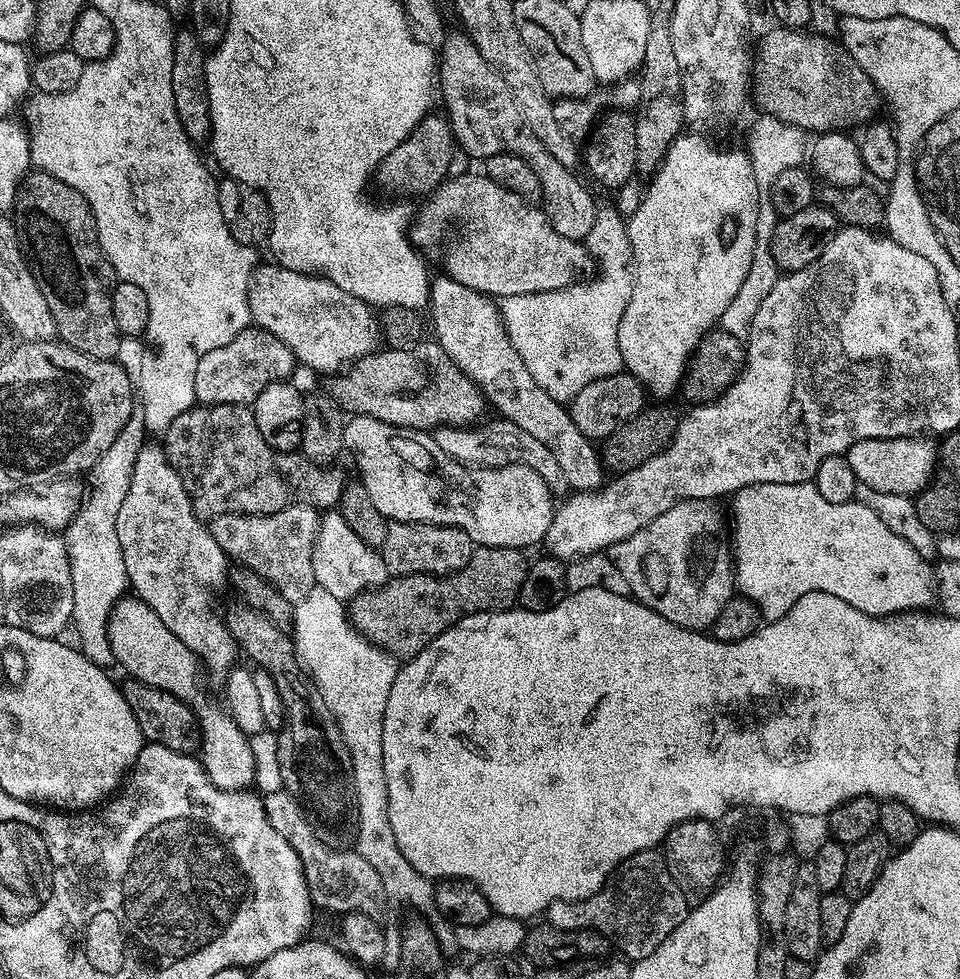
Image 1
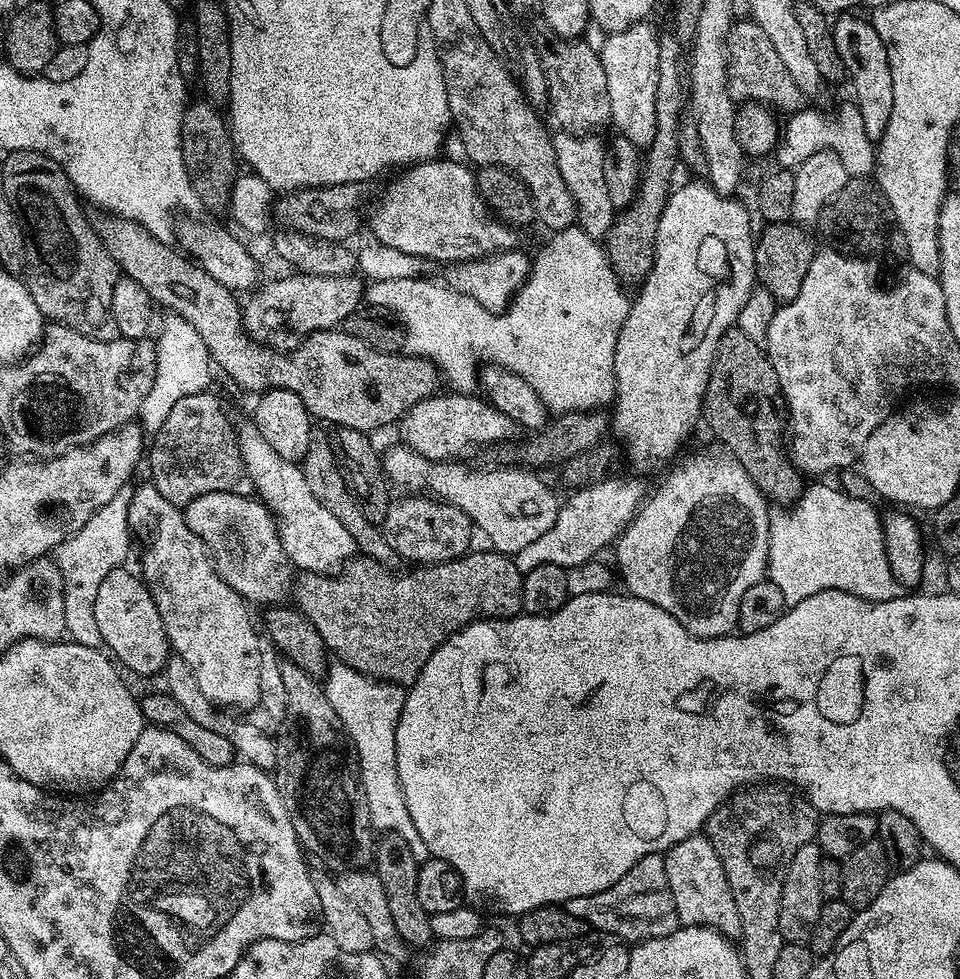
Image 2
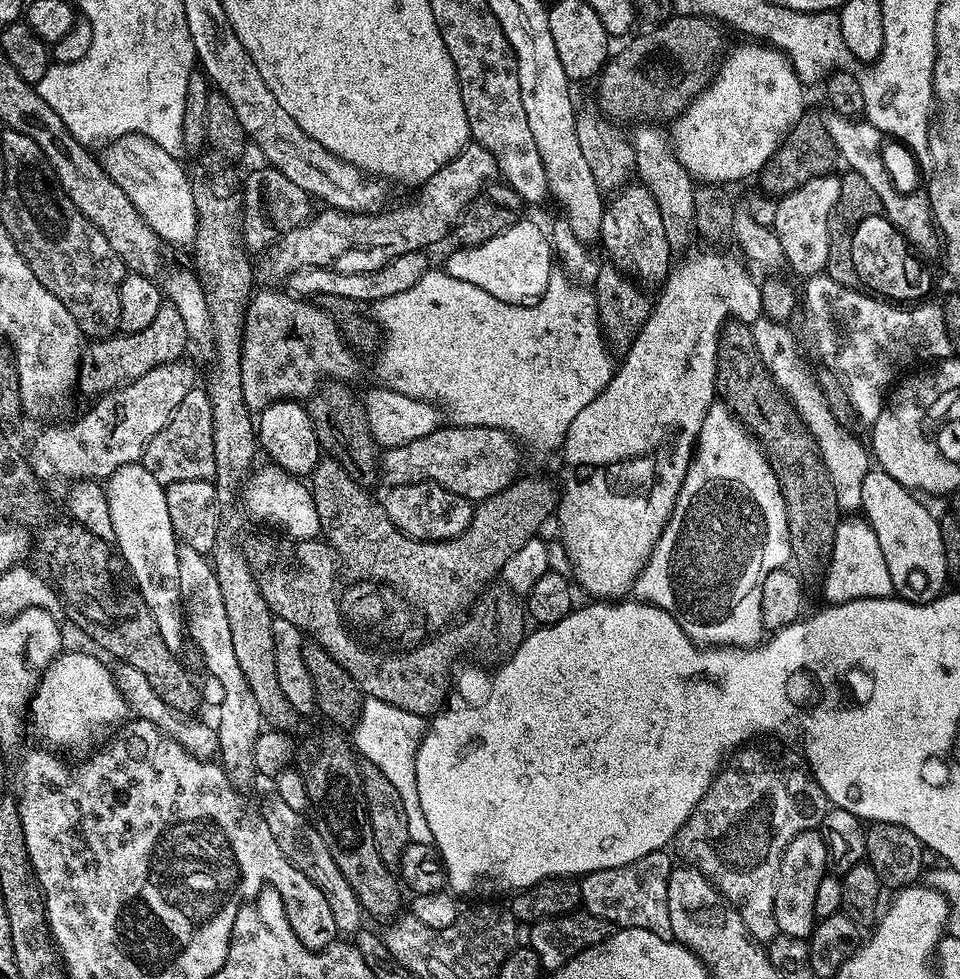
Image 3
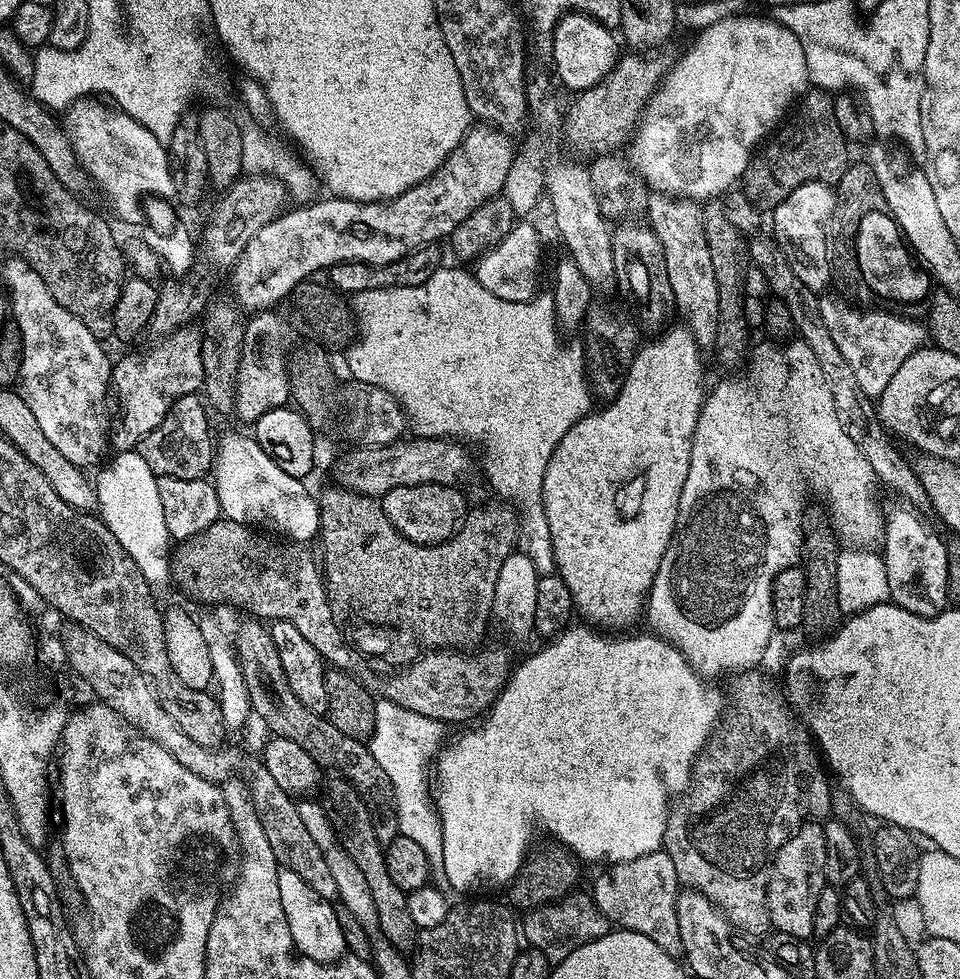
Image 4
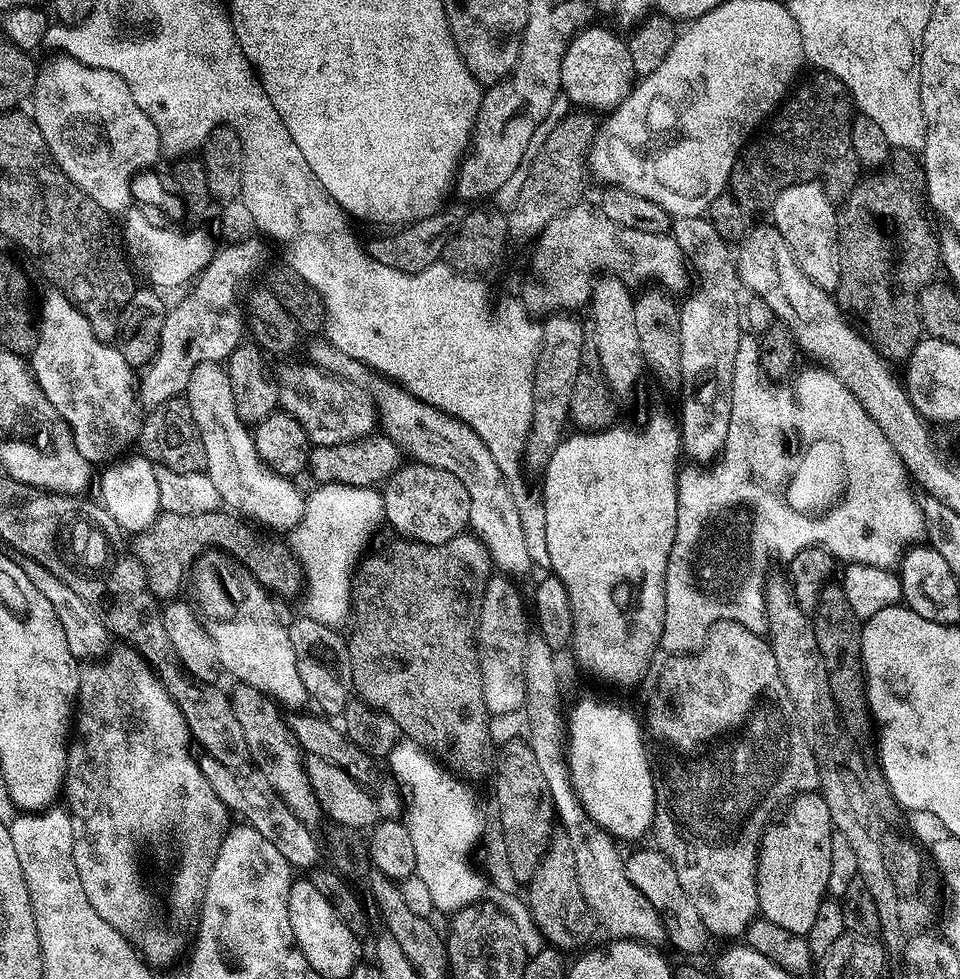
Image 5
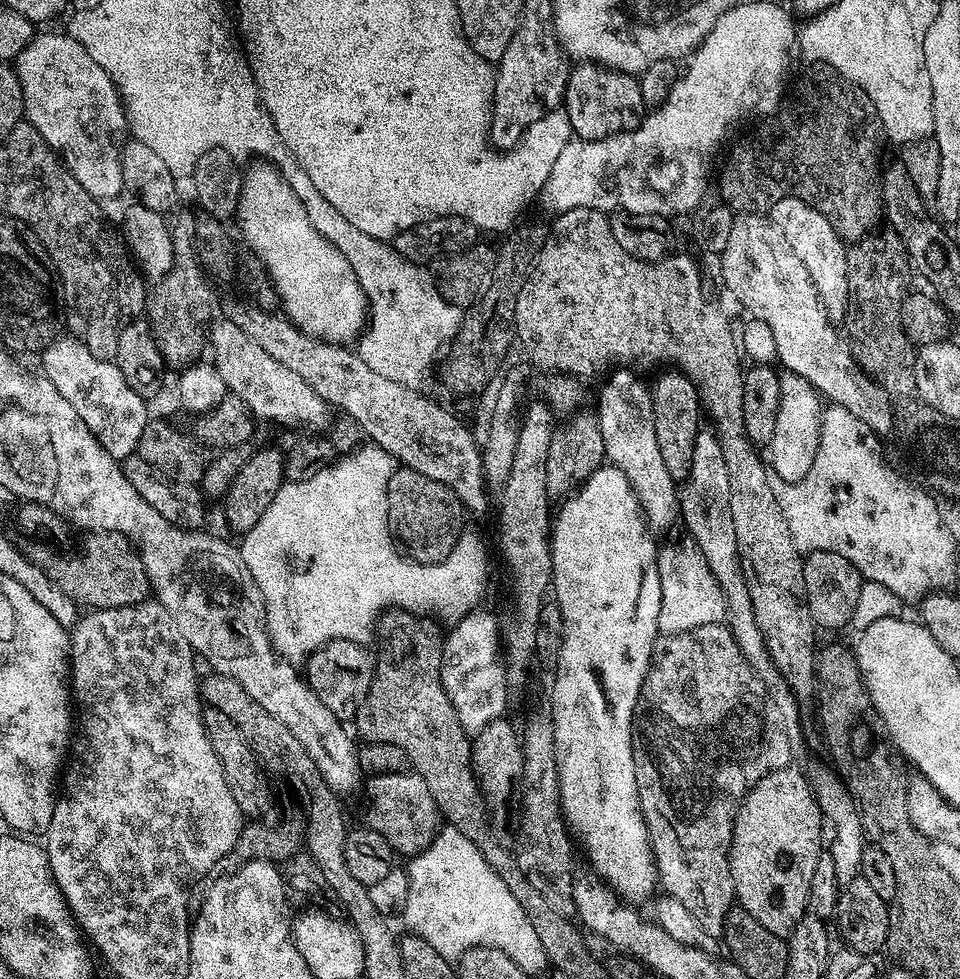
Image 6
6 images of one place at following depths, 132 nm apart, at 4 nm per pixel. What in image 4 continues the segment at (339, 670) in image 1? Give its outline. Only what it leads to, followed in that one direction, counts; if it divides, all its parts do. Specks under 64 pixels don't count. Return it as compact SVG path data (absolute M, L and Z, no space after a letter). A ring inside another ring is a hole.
M387 698L376 700L376 712L370 747L378 766L390 777L390 786L394 786L400 835L418 842L426 850L426 858L434 870L443 869L442 826L437 805L432 796L428 797L428 763L437 759L445 743L446 726L441 720L414 714L414 710L406 710Z

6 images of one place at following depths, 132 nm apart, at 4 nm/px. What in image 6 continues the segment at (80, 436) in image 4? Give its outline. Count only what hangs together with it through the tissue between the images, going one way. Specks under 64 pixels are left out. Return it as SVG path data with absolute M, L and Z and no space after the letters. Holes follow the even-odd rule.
M57 338L43 349L43 375L48 381L78 410L78 418L86 422L86 426L98 438L101 446L118 462L136 452L138 442L142 438L142 430L146 430L150 419L149 405L134 390L130 390L126 378L122 378L122 370L112 360L100 360L79 339L64 340Z

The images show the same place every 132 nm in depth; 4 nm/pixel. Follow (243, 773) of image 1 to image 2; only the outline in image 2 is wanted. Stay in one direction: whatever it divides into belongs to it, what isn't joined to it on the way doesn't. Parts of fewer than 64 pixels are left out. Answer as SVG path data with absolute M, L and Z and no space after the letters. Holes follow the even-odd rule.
M121 566L106 574L95 598L94 618L97 619L103 645L114 652L113 657L126 670L128 668L142 676L159 675L165 669L172 652L165 626L147 584L135 571L132 573L126 569Z

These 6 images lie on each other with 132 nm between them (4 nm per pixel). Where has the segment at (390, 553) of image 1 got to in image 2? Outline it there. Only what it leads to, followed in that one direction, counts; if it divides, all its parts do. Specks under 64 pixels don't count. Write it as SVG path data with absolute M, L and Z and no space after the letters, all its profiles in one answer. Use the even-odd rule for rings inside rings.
M427 494L401 496L404 496L401 500L396 498L391 501L382 523L386 542L395 550L399 559L410 560L416 566L422 566L426 562L445 564L447 560L461 559L473 547L474 525L461 508Z

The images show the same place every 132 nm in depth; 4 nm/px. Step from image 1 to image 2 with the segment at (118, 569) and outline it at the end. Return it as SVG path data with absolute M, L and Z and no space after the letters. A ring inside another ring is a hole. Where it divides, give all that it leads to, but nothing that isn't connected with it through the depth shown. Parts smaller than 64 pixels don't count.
M124 494L110 498L110 502L106 502L106 506L99 508L90 522L86 522L82 534L62 541L54 550L56 565L64 576L66 632L77 644L85 644L91 648L100 648L103 645L101 631L94 618L94 602L106 574L121 567L128 556L128 543L132 540L131 534L133 535L128 522L128 501L129 497Z

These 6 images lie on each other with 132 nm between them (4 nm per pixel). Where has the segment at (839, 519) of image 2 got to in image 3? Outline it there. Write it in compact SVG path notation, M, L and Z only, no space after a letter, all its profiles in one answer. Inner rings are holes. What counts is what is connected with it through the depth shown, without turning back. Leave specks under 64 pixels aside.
M844 518L836 525L832 551L826 557L828 569L824 572L824 596L828 604L851 600L887 600L893 595L886 559L878 544L878 537L864 518Z

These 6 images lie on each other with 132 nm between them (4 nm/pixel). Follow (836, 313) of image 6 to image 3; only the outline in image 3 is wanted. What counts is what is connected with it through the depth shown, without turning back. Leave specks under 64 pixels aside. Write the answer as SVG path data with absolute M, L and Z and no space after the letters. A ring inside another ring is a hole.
M836 174L810 178L810 182L777 199L771 229L778 242L782 242L784 264L792 267L801 278L819 276L826 269L826 254L830 254L828 219L834 202L838 202L839 185L840 176Z

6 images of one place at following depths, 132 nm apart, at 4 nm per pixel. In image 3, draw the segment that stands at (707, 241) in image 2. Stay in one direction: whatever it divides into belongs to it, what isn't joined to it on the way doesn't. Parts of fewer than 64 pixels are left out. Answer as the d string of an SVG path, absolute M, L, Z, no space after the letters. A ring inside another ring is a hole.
M696 252L693 256L686 257L681 264L673 263L667 280L663 281L662 287L659 289L659 291L661 290L660 297L658 295L655 297L652 313L648 315L648 320L642 326L638 338L628 348L628 351L623 353L621 360L624 361L621 364L619 361L618 367L613 371L610 382L602 390L602 394L598 394L598 398L594 398L594 402L590 402L590 406L586 406L586 410L581 410L578 413L578 418L574 418L574 422L570 422L570 430L565 434L562 445L564 484L562 480L563 492L560 495L558 521L560 520L560 536L564 539L562 550L568 555L568 560L572 565L571 577L579 587L581 584L592 595L589 597L599 598L604 602L623 597L631 589L638 574L644 569L644 563L652 553L653 546L658 542L662 530L667 526L669 518L672 517L678 490L682 490L686 470L692 464L696 439L700 437L702 422L706 418L706 414L713 411L712 399L715 401L718 396L716 391L716 342L720 335L720 329L731 320L750 326L762 315L762 298L757 277L752 277L744 269L745 261L740 260L735 260L732 256L723 256L720 252Z

